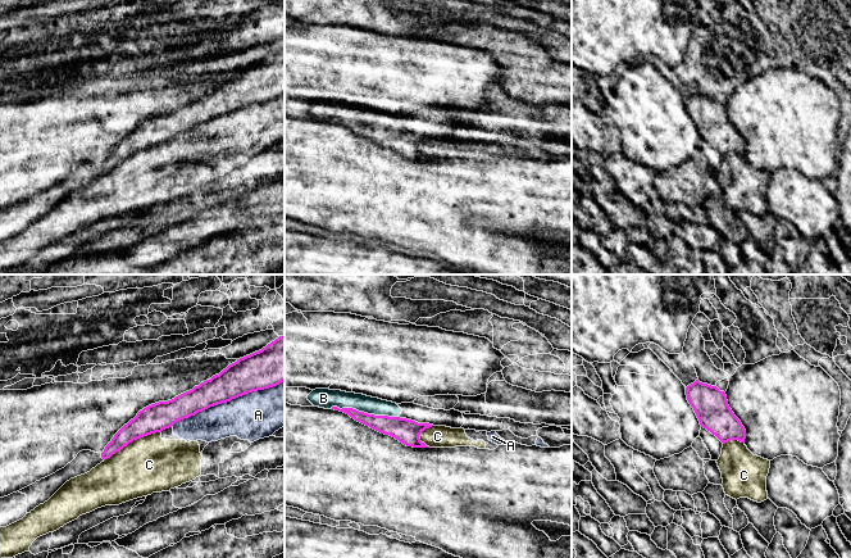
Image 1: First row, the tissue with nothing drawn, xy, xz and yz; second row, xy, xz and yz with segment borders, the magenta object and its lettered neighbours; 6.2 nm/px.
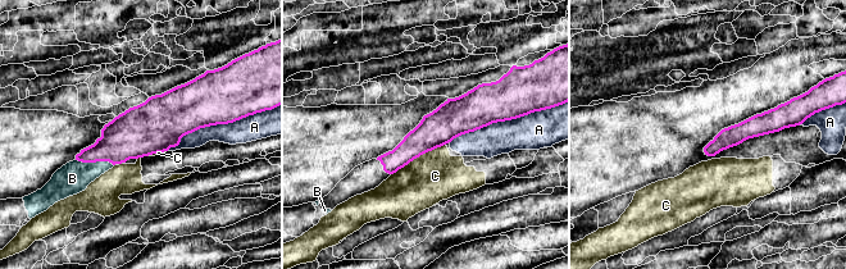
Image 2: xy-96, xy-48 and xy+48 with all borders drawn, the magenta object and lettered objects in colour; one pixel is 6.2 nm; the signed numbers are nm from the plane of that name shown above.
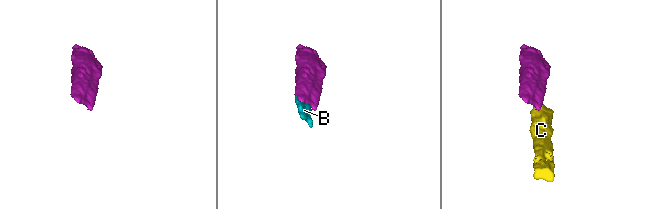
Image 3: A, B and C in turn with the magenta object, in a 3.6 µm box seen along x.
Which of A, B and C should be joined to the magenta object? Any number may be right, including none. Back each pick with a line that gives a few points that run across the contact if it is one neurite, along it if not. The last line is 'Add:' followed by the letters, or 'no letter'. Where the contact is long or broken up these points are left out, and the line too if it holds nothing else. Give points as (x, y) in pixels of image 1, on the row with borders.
Add: B

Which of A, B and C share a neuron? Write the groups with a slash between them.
A C / B

